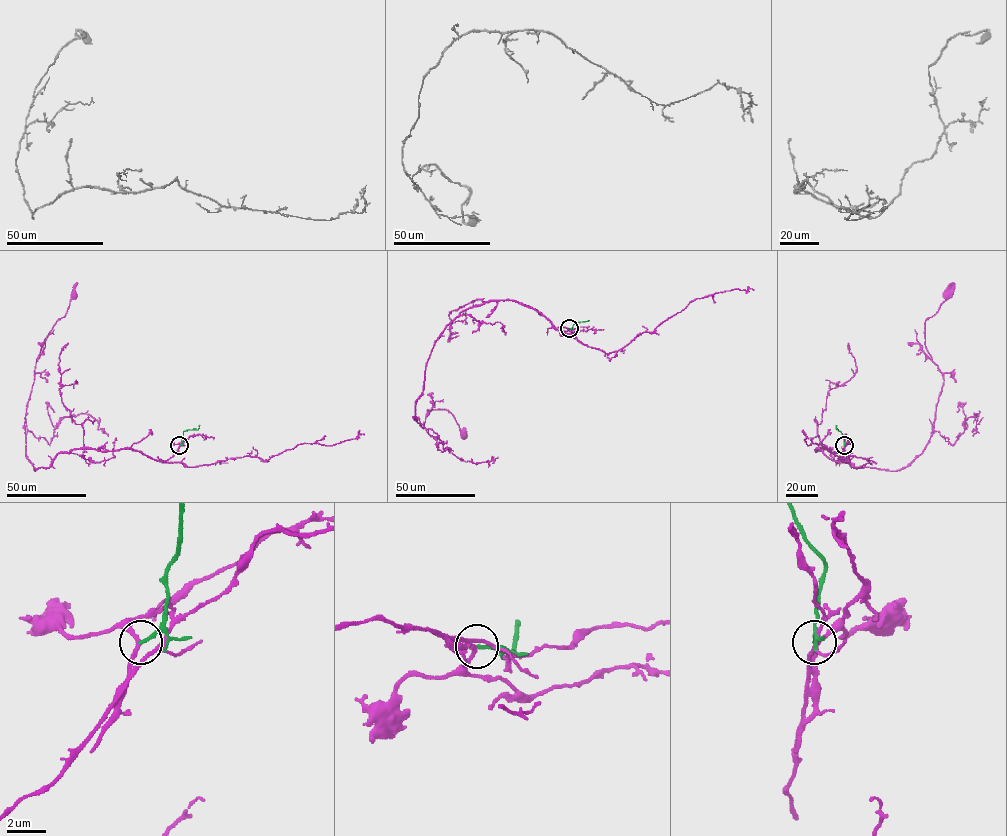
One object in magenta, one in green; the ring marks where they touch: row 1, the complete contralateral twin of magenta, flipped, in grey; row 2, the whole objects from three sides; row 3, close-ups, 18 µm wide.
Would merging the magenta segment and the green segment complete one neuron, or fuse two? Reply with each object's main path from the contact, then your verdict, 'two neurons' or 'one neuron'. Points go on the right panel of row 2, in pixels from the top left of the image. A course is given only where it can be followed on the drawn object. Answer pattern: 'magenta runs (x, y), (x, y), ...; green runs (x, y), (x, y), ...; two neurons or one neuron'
magenta runs (844, 445), (843, 461), (816, 450), (887, 470), (925, 447), (943, 375), (924, 323), (947, 295); green runs (844, 445), (845, 438), (836, 430), (836, 425); two neurons

